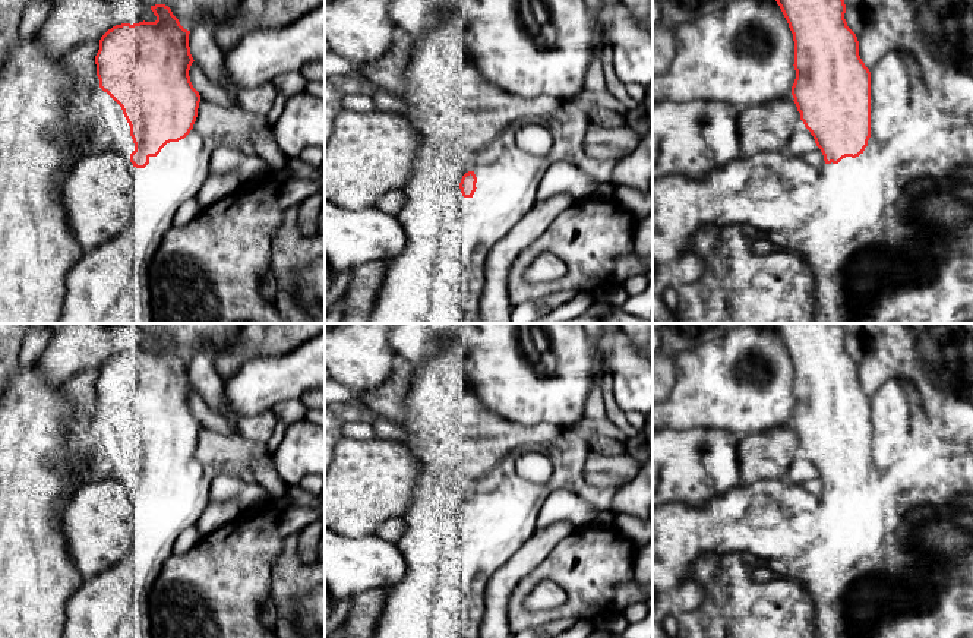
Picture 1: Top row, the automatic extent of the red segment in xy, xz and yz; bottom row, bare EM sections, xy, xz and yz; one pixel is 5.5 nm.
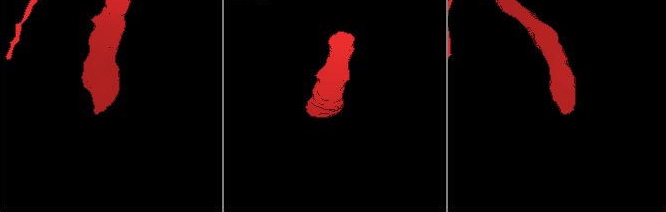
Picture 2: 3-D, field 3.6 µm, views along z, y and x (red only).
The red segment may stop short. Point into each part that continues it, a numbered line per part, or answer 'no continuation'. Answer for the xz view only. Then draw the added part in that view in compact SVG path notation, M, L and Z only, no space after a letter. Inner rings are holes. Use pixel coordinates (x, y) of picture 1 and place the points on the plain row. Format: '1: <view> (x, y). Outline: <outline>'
1: xz (480, 524). Outline: M481 506L473 522L473 530L474 530L473 534L477 538L483 540L486 537L486 530L489 528L490 518L492 518L492 512L486 506Z

